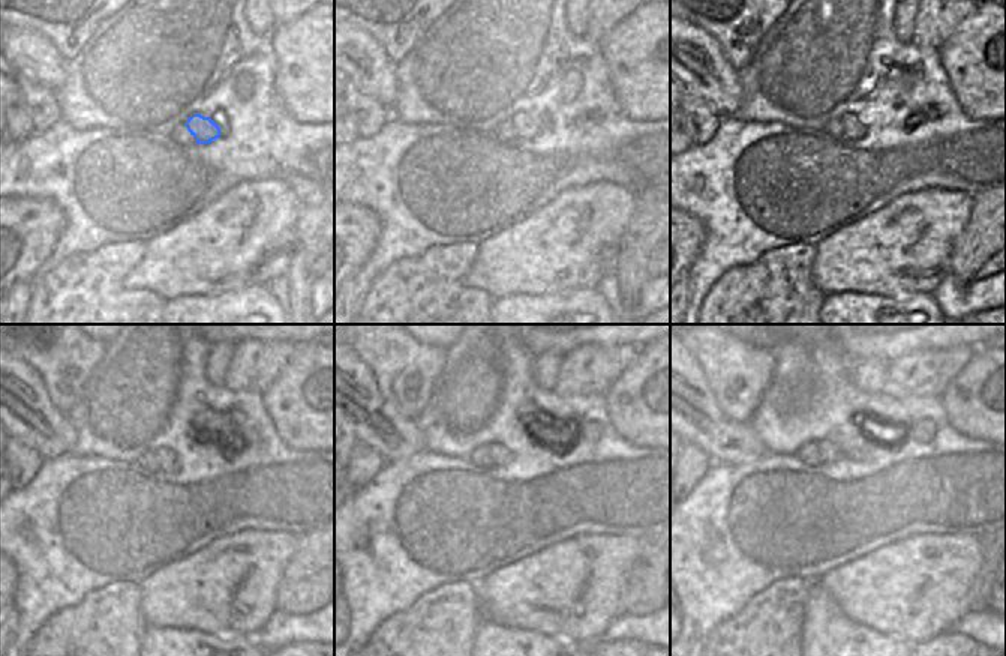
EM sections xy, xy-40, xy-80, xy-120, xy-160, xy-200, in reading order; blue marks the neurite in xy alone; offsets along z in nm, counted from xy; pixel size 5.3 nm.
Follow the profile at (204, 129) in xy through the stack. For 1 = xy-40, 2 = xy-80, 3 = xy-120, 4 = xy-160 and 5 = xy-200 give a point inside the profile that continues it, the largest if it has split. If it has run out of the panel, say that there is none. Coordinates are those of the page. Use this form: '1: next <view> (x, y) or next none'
1: next xy-40 (520, 125)
2: next xy-80 (849, 126)
3: next xy-120 (167, 461)
4: next xy-160 (498, 455)
5: next xy-200 (829, 452)

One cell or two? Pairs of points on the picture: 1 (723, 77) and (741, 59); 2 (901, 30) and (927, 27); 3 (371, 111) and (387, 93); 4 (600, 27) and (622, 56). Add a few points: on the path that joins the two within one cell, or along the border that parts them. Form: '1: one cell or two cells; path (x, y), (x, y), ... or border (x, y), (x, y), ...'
1: two cells; border (712, 38), (726, 60), (736, 71)
2: two cells; border (916, 15), (913, 36), (909, 41)
3: two cells; border (350, 86), (374, 98), (390, 111)
4: two cells; border (628, 15), (600, 44)

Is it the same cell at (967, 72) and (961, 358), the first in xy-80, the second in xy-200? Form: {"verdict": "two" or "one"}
{"verdict": "two"}

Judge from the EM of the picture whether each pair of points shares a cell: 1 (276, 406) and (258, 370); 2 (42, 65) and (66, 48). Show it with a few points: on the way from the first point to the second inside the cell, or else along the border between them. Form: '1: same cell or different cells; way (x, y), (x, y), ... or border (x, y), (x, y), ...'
1: different cells; border (288, 359), (281, 374), (263, 394)
2: different cells; border (33, 30), (41, 33), (66, 60)

